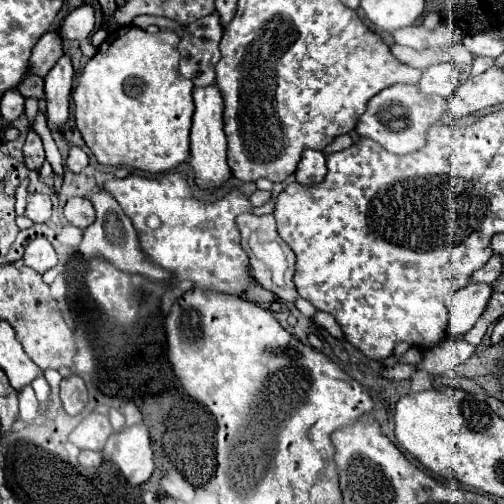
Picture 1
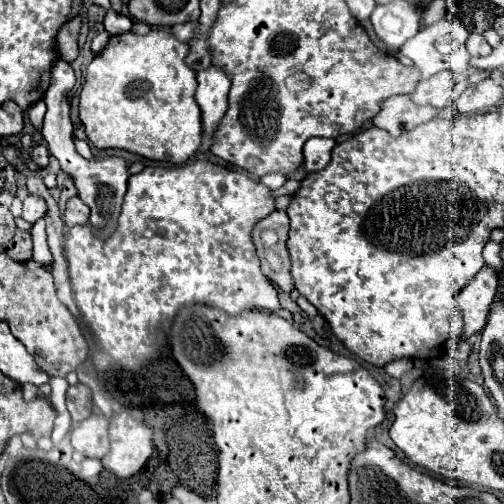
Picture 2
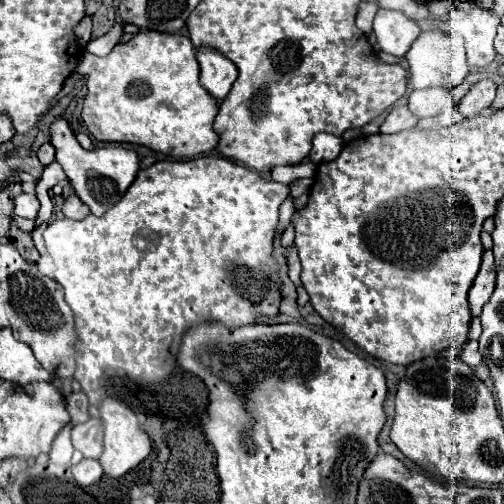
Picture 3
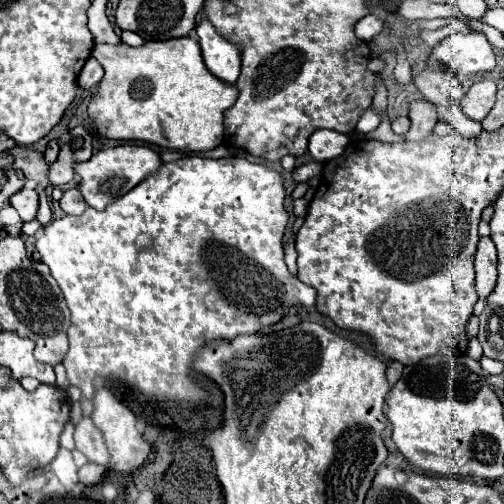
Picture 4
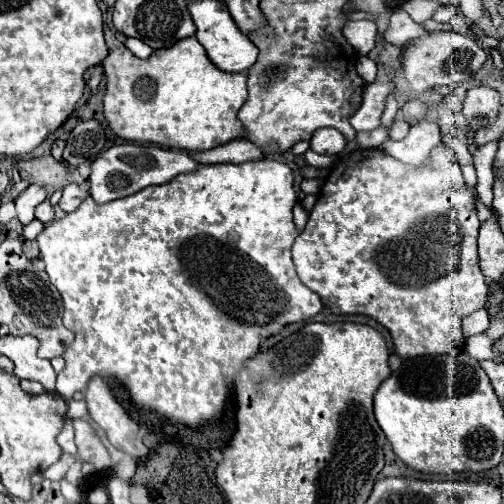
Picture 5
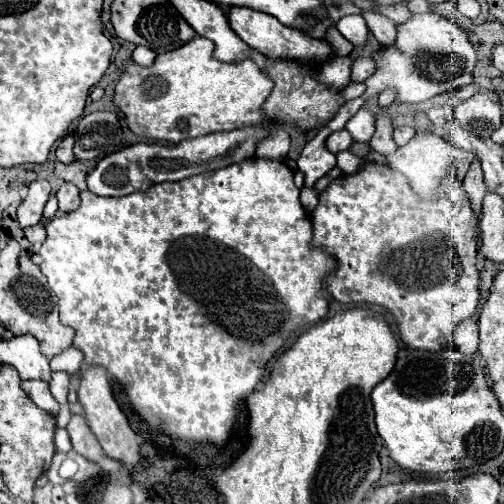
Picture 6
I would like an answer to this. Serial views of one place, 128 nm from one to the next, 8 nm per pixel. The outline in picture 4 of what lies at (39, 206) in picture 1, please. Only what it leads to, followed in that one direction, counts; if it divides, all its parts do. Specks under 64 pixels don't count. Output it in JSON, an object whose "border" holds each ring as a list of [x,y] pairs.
{"border":[[[22,188],[10,198],[10,204],[16,208],[24,222],[30,222],[38,212],[38,192],[34,188]]]}

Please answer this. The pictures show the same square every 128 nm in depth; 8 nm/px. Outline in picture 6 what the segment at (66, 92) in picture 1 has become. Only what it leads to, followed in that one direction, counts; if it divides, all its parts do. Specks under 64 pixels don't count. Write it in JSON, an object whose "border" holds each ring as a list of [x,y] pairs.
{"border":[[[240,128],[232,132],[216,132],[206,136],[188,138],[180,144],[148,144],[138,142],[104,156],[98,166],[88,174],[88,190],[98,196],[128,196],[138,190],[146,190],[158,182],[178,182],[194,174],[210,172],[236,164],[244,158],[254,156],[254,148],[260,138],[266,136],[264,128]]]}

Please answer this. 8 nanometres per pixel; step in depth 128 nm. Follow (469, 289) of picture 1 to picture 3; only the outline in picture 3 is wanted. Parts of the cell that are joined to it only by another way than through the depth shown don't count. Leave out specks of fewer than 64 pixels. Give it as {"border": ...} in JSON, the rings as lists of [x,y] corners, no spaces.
{"border":[[[490,250],[484,252],[482,256],[482,266],[480,272],[468,292],[468,302],[470,302],[470,312],[472,316],[480,316],[482,306],[488,302],[492,288],[496,286],[496,270],[494,270],[494,256]]]}

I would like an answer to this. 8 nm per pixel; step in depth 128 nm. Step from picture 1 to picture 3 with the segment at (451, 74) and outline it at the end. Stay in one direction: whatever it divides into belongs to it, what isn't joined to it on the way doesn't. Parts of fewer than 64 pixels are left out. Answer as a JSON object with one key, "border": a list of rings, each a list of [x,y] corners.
{"border":[[[436,86],[436,88],[424,88],[424,90],[412,90],[408,96],[408,108],[412,114],[420,118],[436,116],[446,108],[450,102],[450,90],[446,86]]]}

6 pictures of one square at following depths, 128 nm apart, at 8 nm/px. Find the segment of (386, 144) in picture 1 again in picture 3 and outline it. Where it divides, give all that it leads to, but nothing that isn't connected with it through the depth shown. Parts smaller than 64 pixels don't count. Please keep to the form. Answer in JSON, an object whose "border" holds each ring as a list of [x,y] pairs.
{"border":[[[394,106],[386,120],[380,126],[382,134],[396,134],[402,130],[410,130],[418,124],[418,118],[408,110],[408,106]]]}

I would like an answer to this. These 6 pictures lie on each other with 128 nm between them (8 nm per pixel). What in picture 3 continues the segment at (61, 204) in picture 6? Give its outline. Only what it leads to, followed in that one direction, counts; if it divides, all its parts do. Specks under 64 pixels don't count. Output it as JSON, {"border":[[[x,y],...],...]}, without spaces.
{"border":[[[70,196],[70,198],[66,198],[62,212],[64,212],[66,218],[82,220],[82,218],[86,218],[86,216],[90,214],[90,208],[88,208],[88,206],[78,198],[78,196]]]}

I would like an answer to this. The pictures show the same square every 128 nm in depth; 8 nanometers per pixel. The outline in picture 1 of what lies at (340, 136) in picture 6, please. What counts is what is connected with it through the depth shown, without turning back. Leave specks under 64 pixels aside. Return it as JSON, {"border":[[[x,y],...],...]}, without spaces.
{"border":[[[306,150],[302,154],[302,160],[298,162],[298,170],[294,176],[298,184],[320,184],[326,176],[326,156],[316,150]]]}

